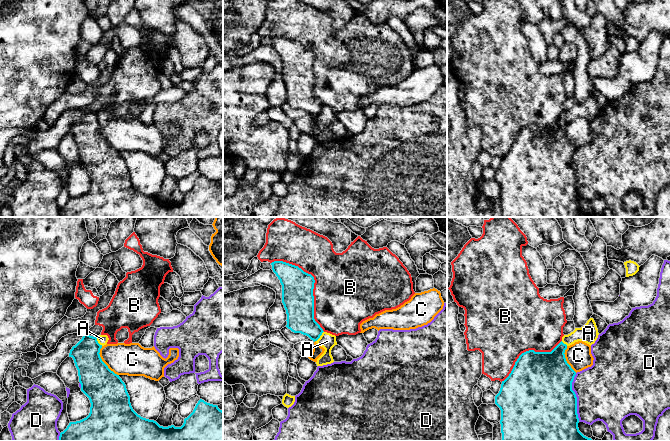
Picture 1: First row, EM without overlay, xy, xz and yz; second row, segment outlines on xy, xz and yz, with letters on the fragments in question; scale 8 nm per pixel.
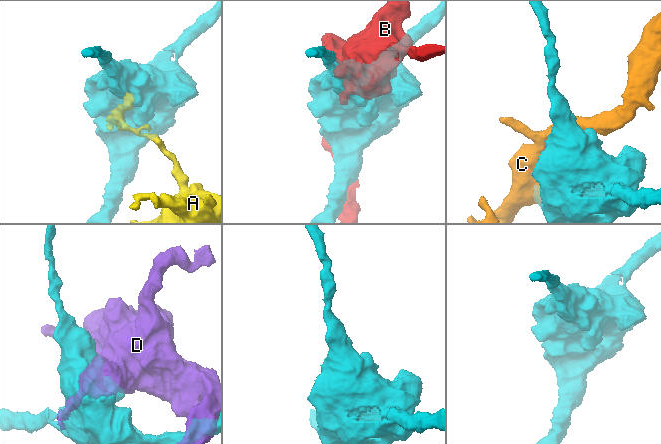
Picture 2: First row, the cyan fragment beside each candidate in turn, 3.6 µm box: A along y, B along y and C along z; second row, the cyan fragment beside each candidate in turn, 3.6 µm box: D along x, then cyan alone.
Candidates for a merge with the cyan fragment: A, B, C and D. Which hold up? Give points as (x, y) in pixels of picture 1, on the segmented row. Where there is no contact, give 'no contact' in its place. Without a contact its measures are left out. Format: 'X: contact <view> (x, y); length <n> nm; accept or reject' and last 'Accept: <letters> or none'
A: contact xz (320, 335); length 110 nm; reject
B: contact xz (313, 284); length 700 nm; reject
C: contact xy (103, 362); length 280 nm; reject
D: contact yz (576, 397); length 380 nm; reject
Accept: none

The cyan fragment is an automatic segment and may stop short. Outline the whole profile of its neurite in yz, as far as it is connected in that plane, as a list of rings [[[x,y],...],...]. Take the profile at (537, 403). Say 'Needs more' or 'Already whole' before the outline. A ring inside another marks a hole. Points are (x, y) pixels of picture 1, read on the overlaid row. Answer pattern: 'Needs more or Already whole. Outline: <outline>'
Already whole. Outline: [[[561,341],[551,352],[529,350],[519,356],[495,396],[495,404],[501,410],[502,441],[593,441],[584,436],[578,428],[577,397],[572,390],[576,372],[566,361],[566,349],[567,345]]]

